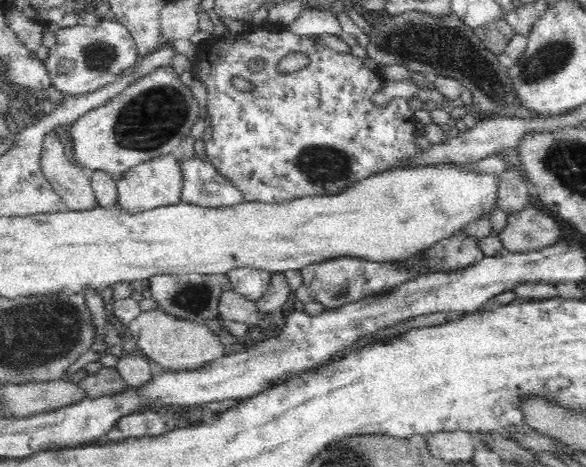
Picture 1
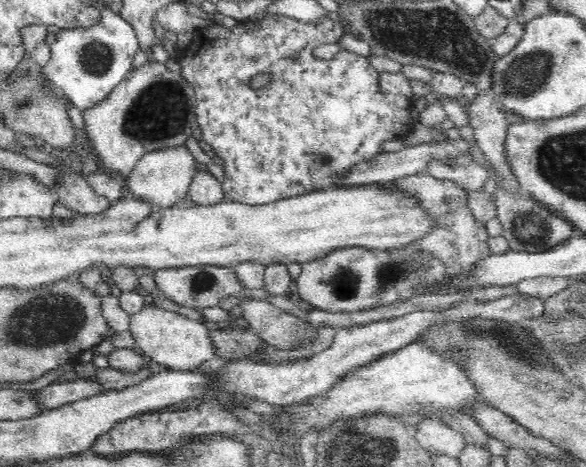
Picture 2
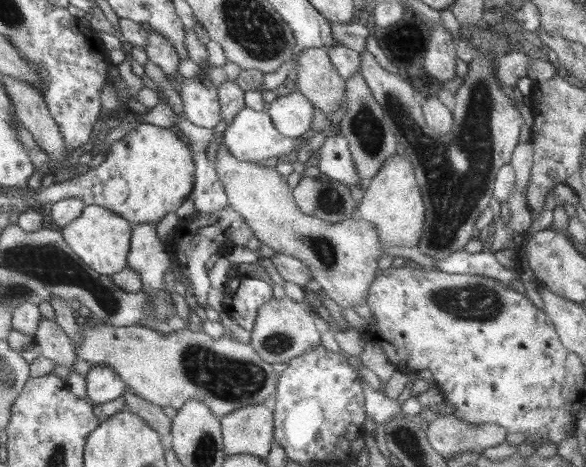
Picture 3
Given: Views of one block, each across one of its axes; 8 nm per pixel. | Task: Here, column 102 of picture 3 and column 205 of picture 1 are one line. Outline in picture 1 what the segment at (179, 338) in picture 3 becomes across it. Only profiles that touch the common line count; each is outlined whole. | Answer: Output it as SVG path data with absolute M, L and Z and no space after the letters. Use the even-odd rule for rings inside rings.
M160 308L142 311L130 322L128 332L136 338L138 350L163 372L198 370L225 355L225 344L208 326L170 316Z

